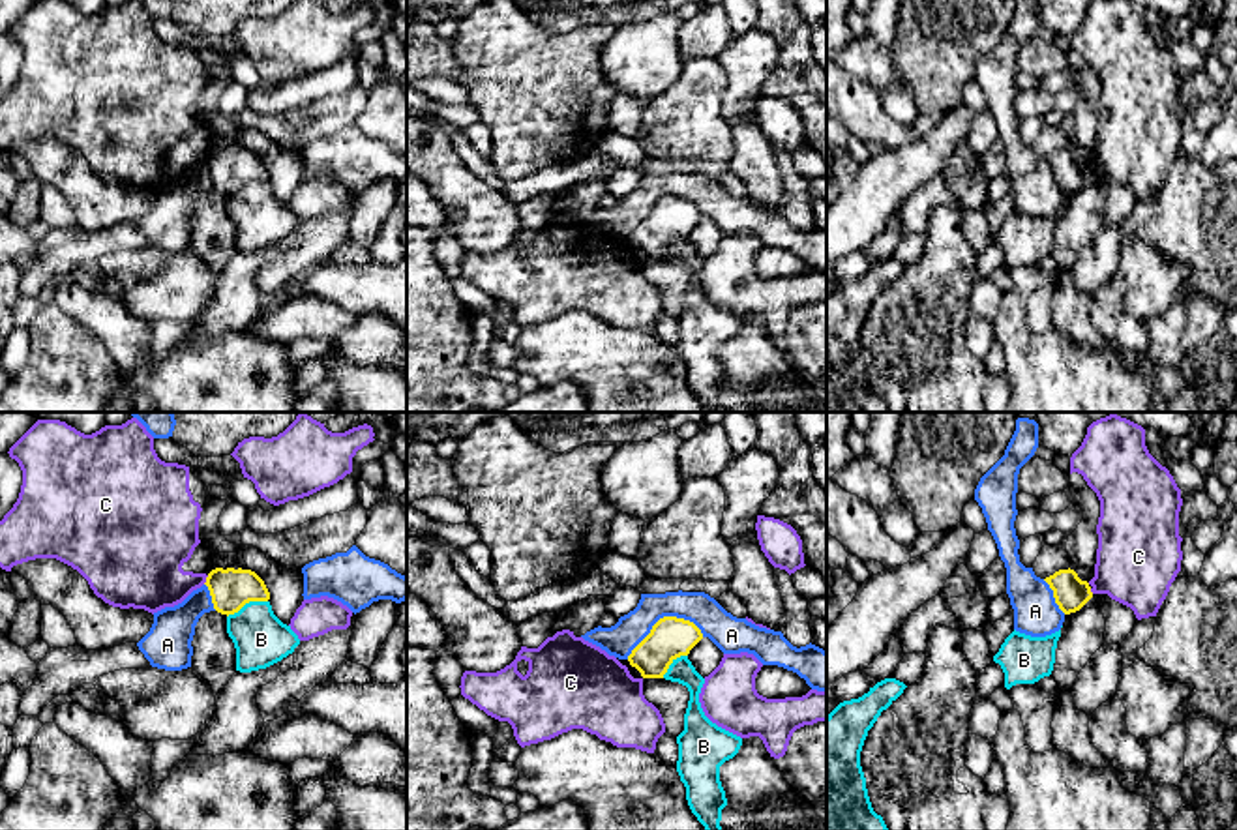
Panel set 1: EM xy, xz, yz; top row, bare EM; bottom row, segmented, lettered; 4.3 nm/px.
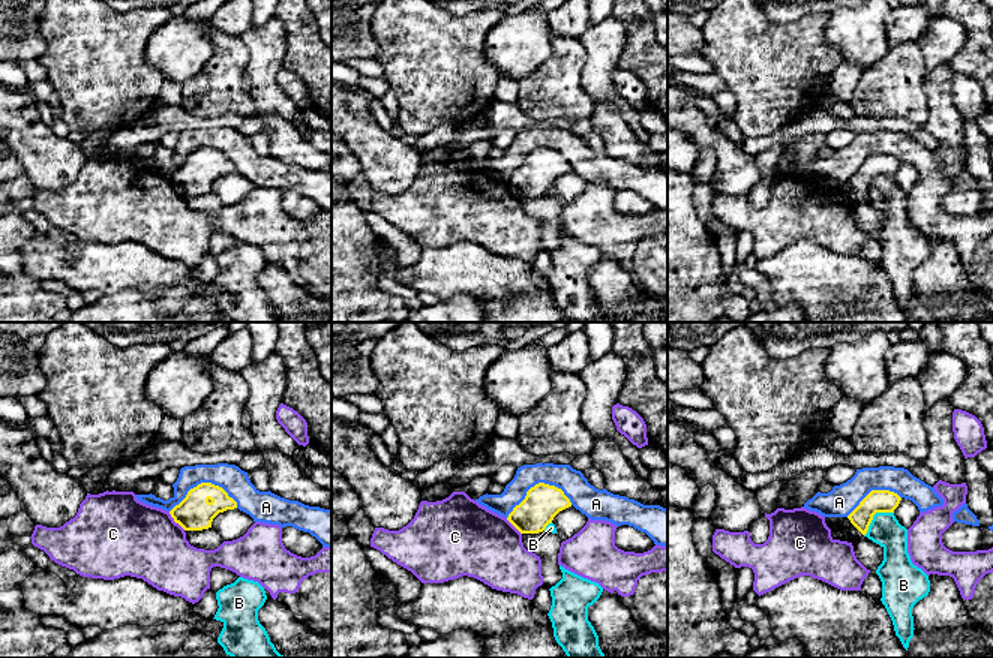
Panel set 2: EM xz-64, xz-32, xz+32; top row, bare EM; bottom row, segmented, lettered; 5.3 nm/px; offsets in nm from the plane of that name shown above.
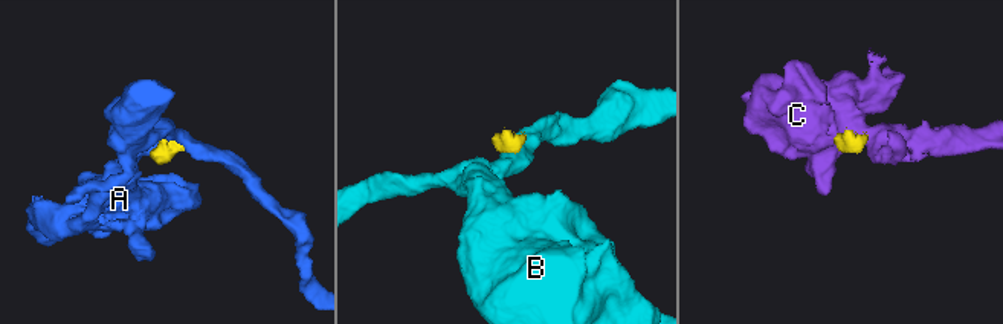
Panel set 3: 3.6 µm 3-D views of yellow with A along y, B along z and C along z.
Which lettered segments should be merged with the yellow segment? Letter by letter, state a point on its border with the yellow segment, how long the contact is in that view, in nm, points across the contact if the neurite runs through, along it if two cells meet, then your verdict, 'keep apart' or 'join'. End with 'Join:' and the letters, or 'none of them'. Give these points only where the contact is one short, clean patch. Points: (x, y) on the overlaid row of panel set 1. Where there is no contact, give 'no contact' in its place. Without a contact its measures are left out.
A: xz (664, 617) | 360 nm | along xz (703, 634), (688, 621), (662, 617), (626, 658) | keep apart
B: xy (246, 602) | 190 nm | along xy (267, 600), (250, 600), (227, 617) | keep apart
C: xy (207, 579) | 50 nm | along xy (208, 576), (203, 583) | keep apart
Join: none of them

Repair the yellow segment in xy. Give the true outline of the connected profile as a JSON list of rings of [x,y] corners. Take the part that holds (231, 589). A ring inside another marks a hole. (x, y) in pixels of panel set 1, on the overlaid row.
[[[216,568],[206,583],[214,609],[221,615],[234,615],[249,601],[268,601],[270,592],[264,581],[251,570]]]

